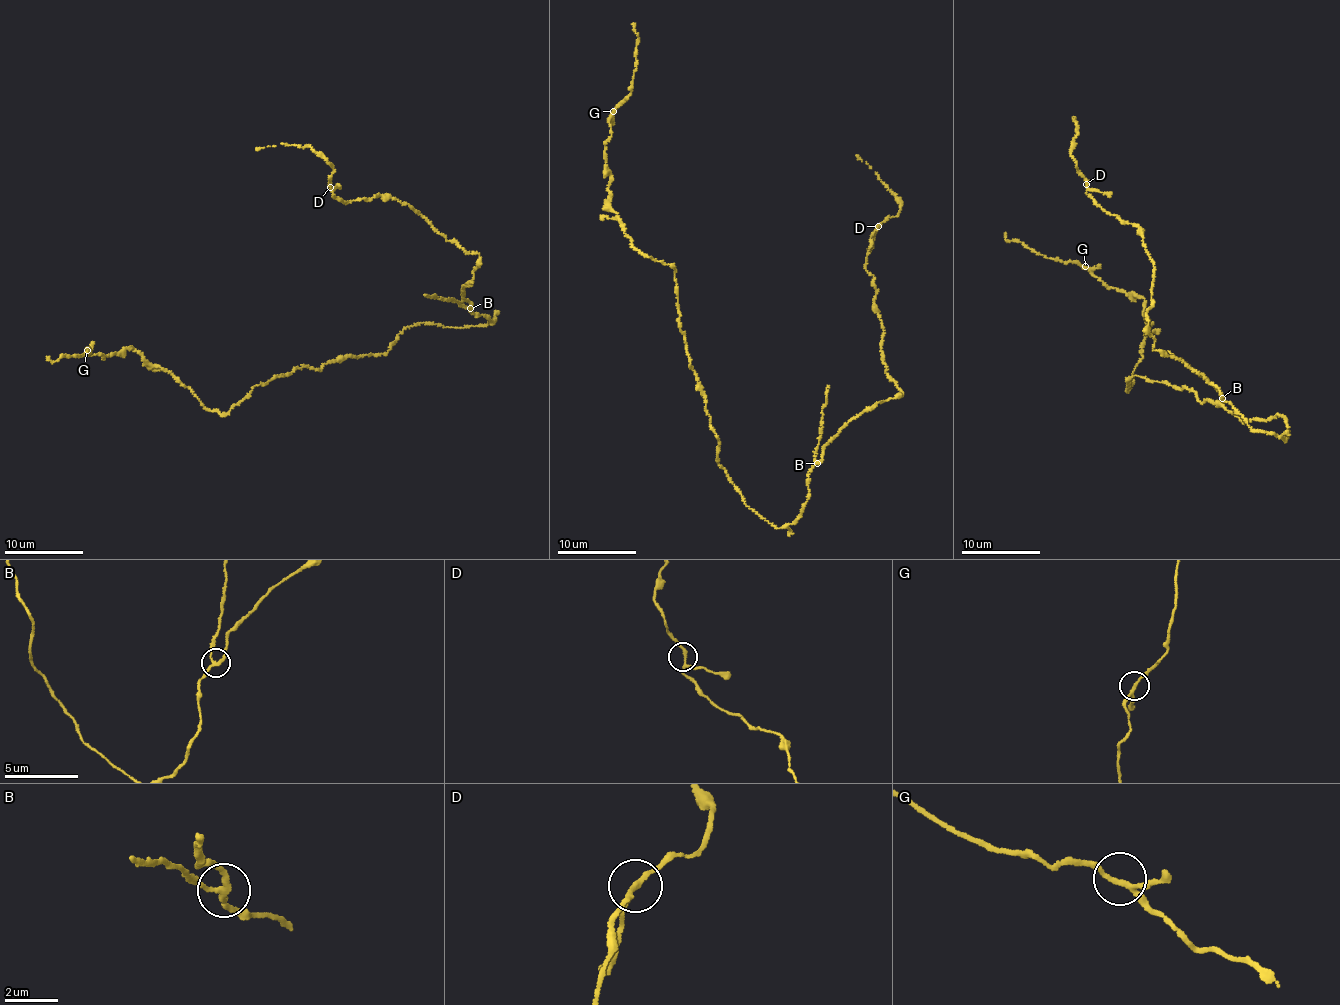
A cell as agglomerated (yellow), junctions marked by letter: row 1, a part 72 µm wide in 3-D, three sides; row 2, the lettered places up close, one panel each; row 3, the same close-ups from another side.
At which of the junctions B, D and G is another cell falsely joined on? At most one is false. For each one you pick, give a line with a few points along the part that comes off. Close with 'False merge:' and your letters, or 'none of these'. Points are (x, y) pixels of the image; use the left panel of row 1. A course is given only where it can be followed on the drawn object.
B: (471, 308), (452, 300), (424, 295)
False merge: B

